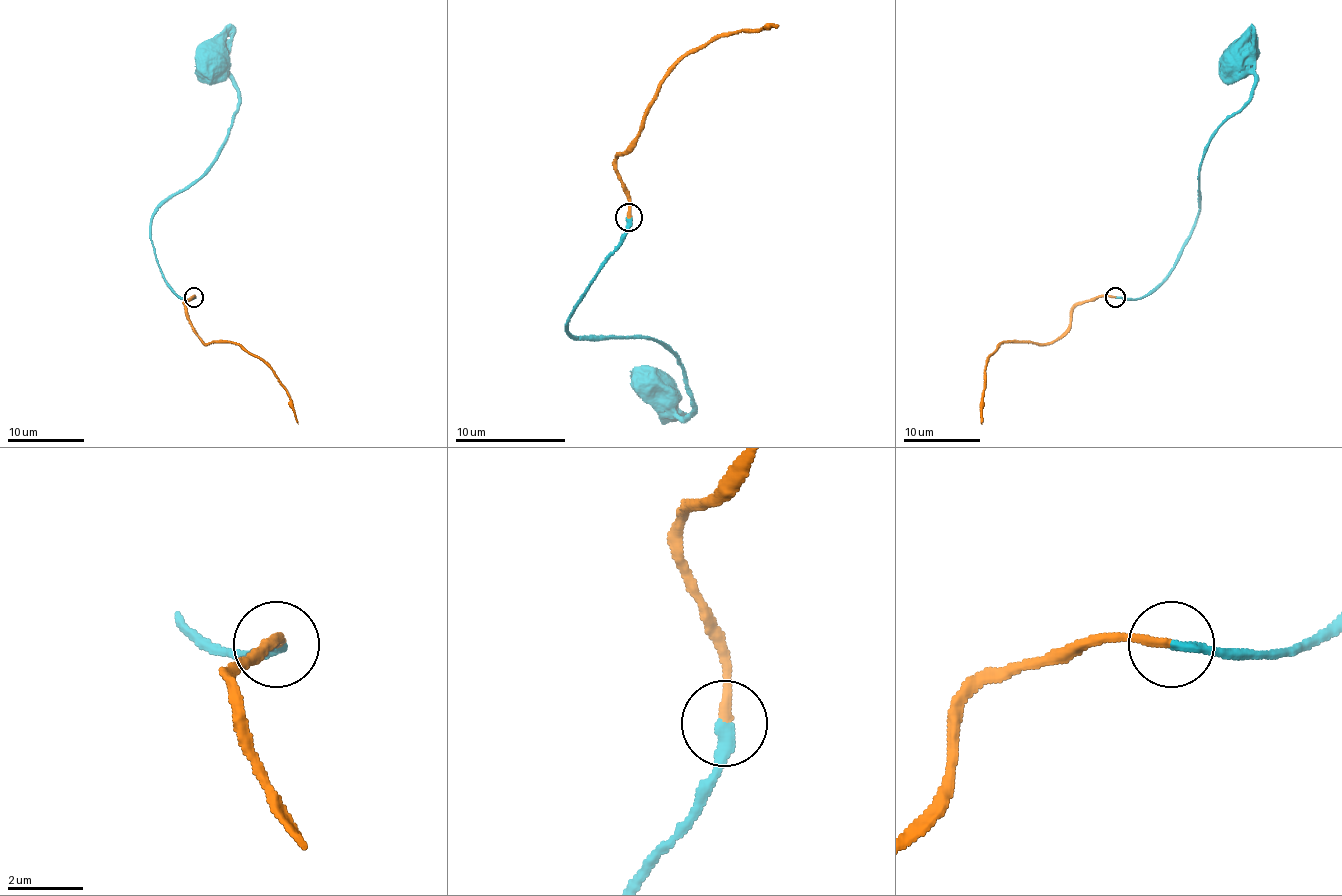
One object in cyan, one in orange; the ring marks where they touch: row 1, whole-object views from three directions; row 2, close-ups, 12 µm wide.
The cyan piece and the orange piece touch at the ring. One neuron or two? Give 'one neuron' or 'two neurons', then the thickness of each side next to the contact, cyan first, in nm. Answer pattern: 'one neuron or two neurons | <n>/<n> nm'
one neuron | 280/240 nm

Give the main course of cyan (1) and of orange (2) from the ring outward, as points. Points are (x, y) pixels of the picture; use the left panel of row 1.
1: (193, 297), (181, 299), (158, 266), (151, 226), (156, 210), (209, 166), (228, 133), (238, 89), (212, 58)
2: (193, 297), (185, 303), (191, 328), (207, 344), (232, 342), (259, 357), (288, 394), (297, 423)

